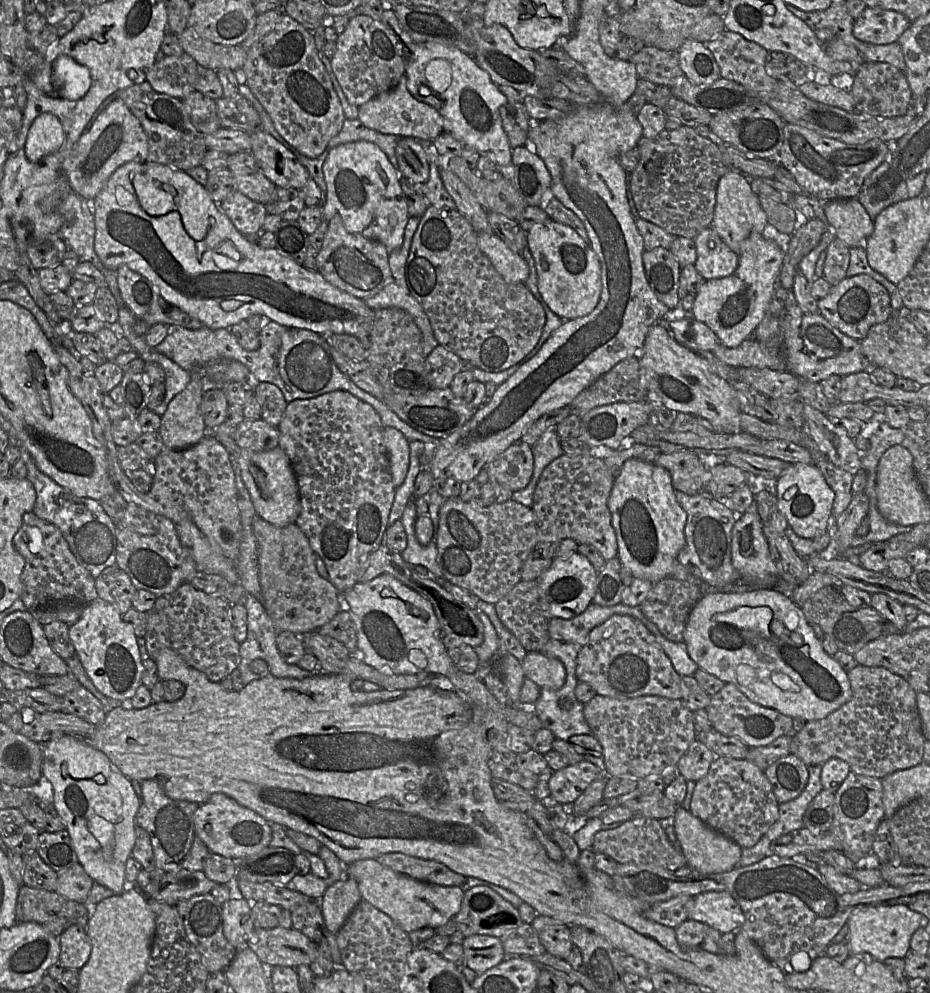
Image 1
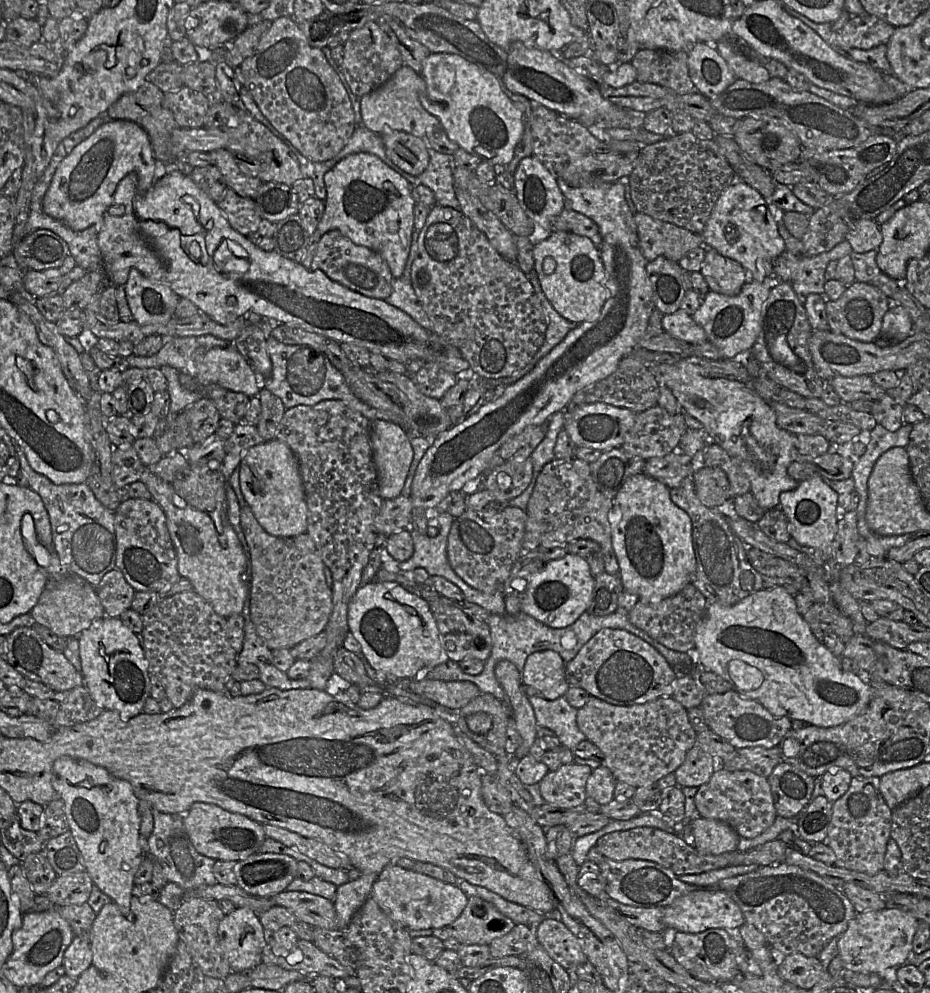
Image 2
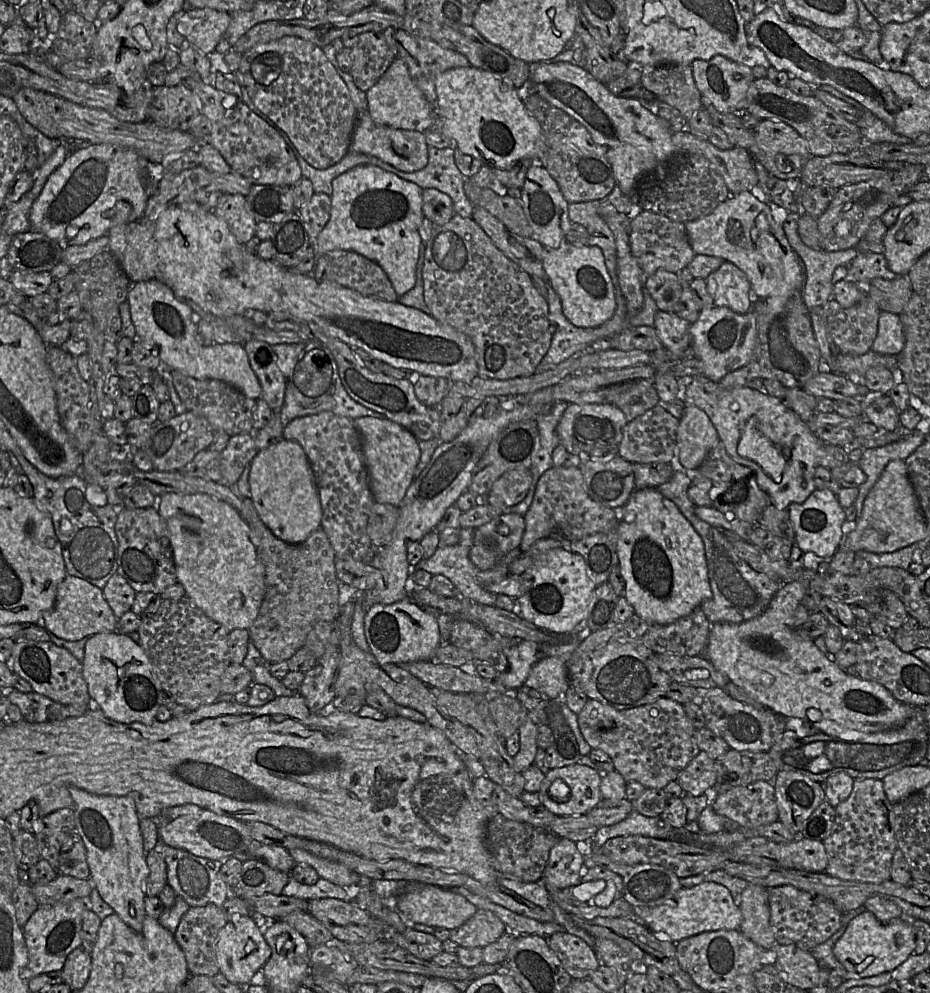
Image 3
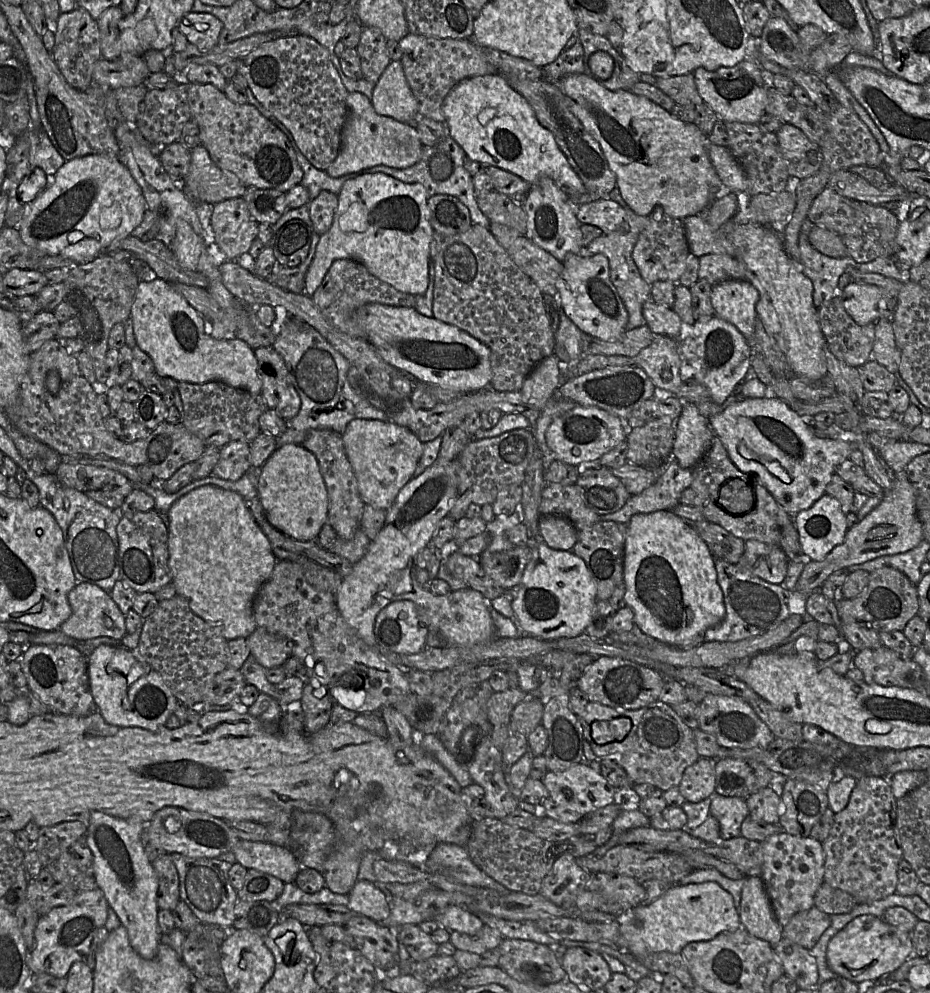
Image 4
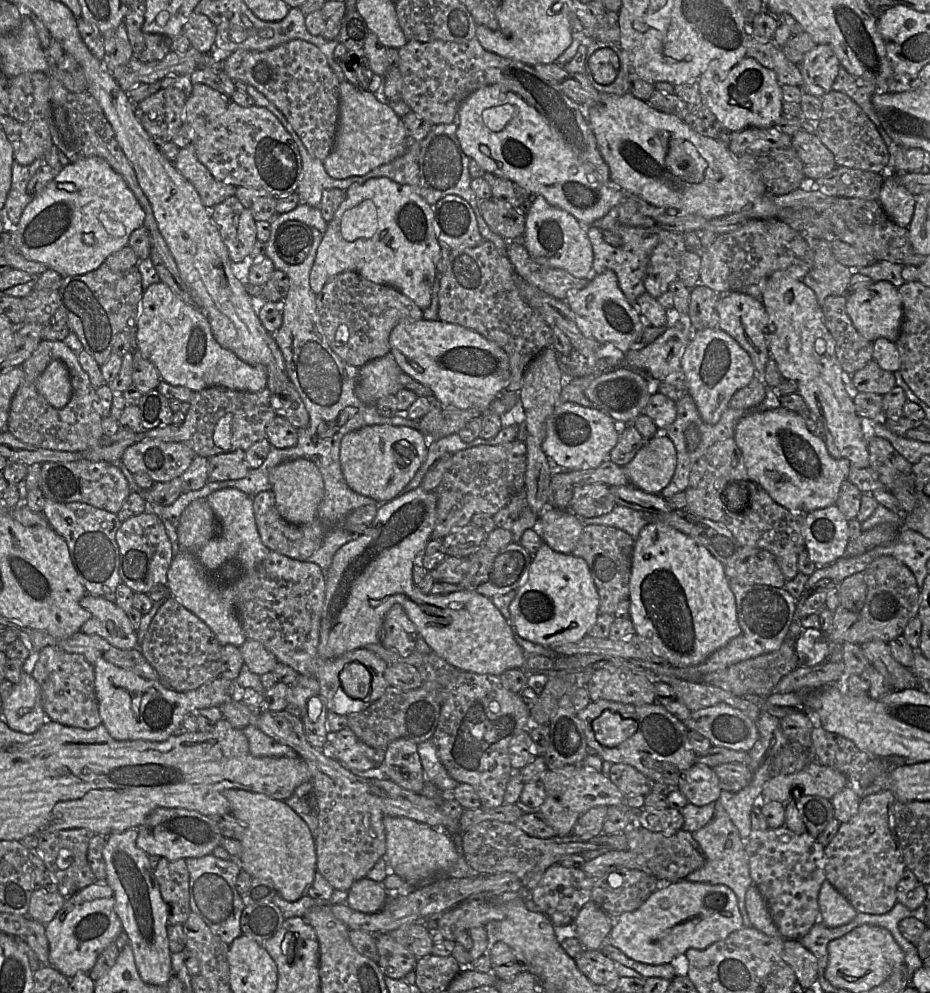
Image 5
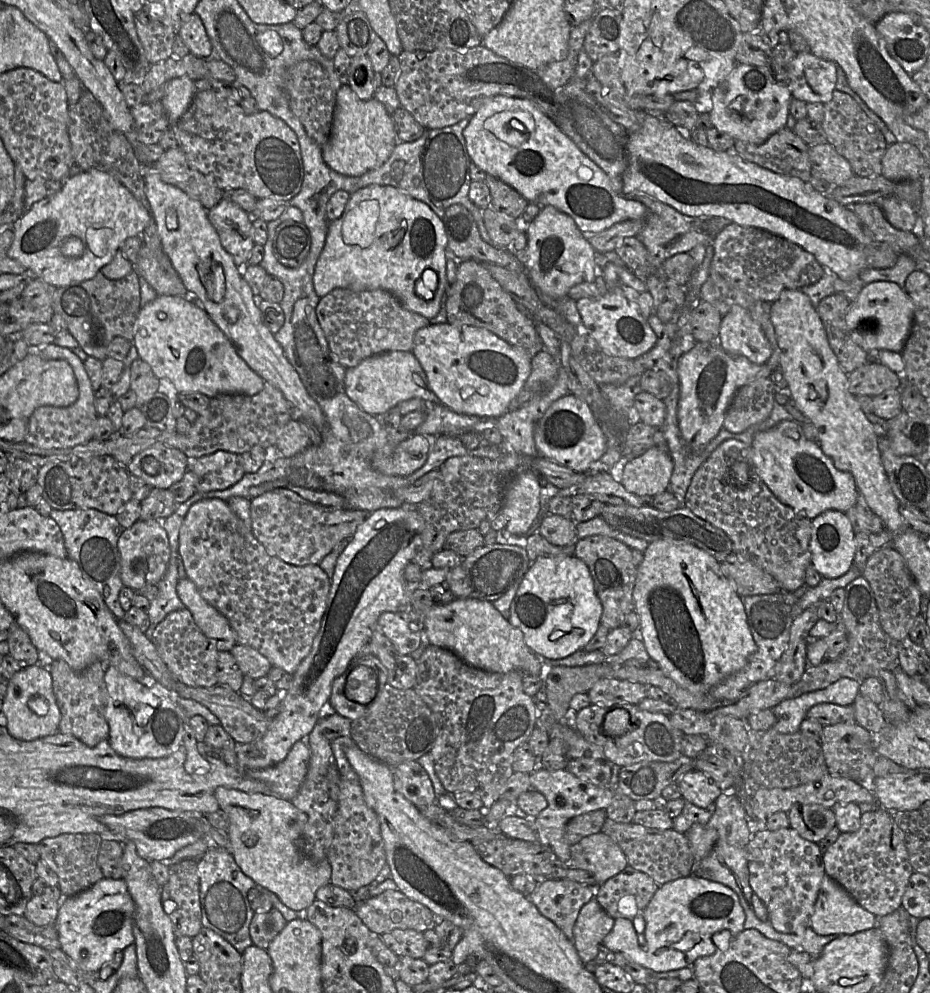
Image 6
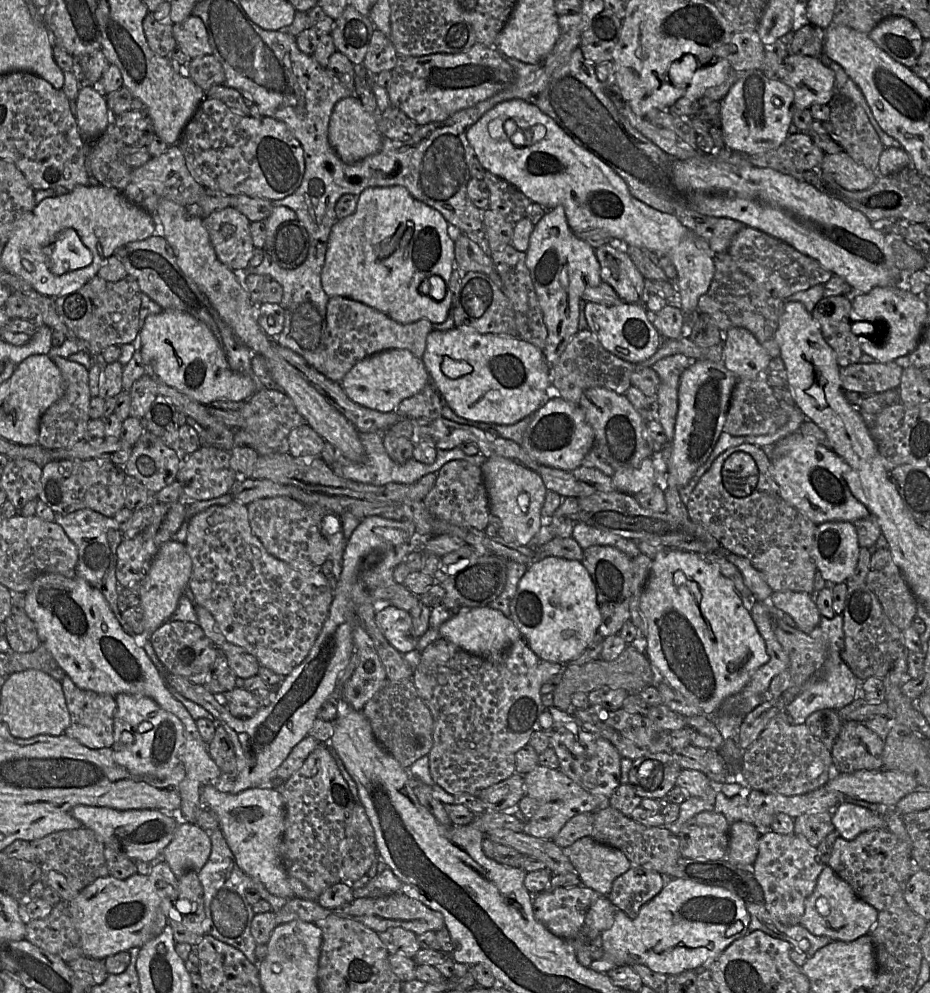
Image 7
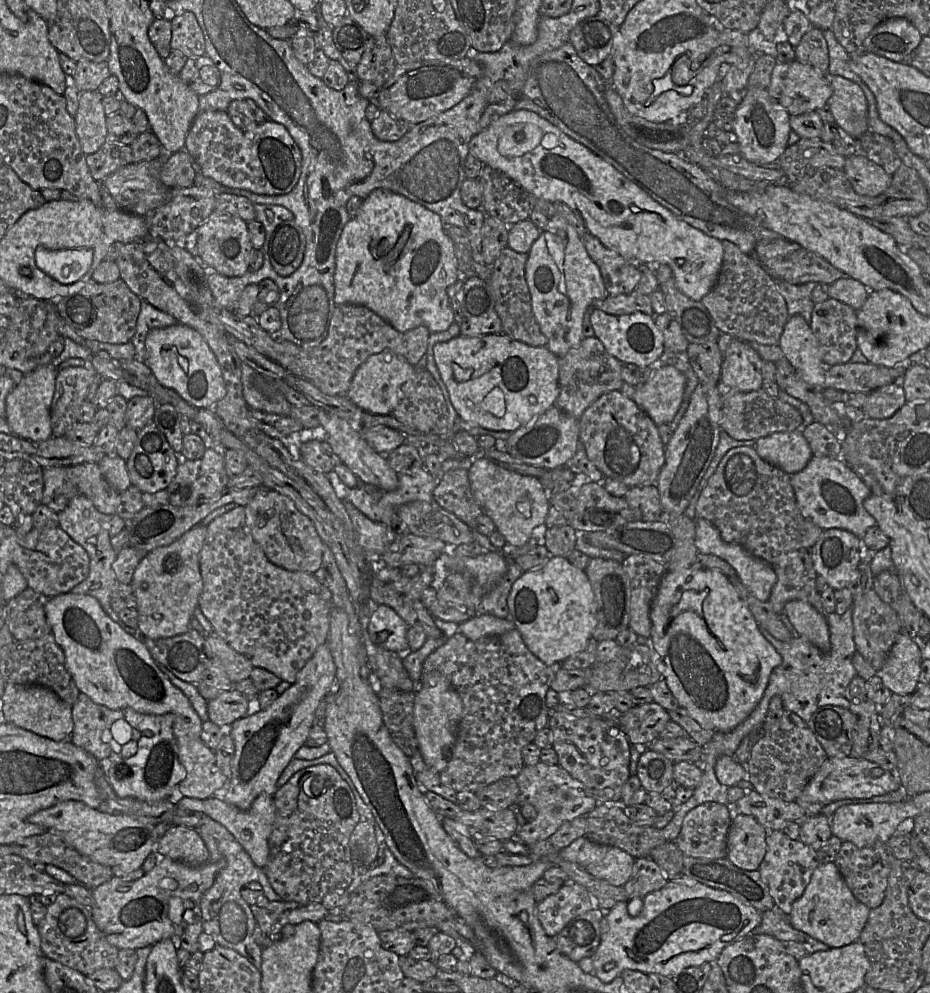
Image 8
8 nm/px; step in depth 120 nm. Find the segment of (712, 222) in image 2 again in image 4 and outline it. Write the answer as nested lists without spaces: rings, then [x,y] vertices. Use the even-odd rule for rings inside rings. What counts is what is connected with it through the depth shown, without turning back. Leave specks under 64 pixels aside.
[[[703,214],[691,215],[683,219],[685,236],[690,253],[701,257],[706,254],[726,254],[742,260],[747,269],[747,281],[759,292],[756,312],[766,333],[784,355],[794,376],[801,376],[810,381],[819,381],[827,376],[825,337],[818,321],[818,309],[813,304],[813,285],[784,250],[782,236],[770,226],[757,223],[739,224],[731,220],[717,230],[712,230]]]

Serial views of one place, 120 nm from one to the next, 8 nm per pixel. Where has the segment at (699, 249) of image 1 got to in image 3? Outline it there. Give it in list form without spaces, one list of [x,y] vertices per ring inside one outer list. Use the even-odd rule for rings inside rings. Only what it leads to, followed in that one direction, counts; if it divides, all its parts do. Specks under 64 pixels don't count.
[[[724,261],[705,280],[714,306],[727,307],[739,314],[745,314],[752,309],[751,284],[746,274],[735,264]]]

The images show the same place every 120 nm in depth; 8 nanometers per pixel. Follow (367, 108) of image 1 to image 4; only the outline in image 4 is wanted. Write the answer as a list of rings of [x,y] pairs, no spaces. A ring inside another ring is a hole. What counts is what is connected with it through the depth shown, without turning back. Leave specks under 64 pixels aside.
[[[391,60],[386,67],[374,87],[371,103],[379,115],[402,123],[416,122],[418,101],[407,82],[401,60]]]

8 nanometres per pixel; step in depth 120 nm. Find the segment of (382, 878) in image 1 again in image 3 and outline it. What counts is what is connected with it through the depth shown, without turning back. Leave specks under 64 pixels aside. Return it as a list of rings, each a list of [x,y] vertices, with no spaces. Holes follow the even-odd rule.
[[[421,884],[396,898],[397,911],[415,924],[452,930],[464,924],[477,911],[464,896],[431,884]]]

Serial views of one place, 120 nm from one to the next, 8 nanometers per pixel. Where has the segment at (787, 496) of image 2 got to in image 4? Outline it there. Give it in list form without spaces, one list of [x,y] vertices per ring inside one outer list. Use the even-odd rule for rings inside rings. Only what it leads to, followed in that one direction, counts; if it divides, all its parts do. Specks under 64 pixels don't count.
[[[824,494],[810,508],[793,516],[793,523],[799,535],[802,551],[813,561],[822,561],[836,547],[841,545],[847,534],[846,516],[839,502]]]

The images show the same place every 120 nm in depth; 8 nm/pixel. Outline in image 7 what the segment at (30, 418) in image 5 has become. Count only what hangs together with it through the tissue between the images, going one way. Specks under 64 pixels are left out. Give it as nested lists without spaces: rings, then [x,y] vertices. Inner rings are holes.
[[[60,356],[52,360],[61,372],[64,394],[40,418],[38,444],[47,449],[70,447],[84,439],[90,420],[89,409],[92,398],[88,370],[82,364]]]

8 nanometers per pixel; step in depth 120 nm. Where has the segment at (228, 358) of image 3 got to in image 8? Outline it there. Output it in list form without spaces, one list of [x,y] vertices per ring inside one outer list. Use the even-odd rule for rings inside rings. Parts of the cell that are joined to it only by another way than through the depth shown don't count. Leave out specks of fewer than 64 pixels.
[[[176,323],[154,328],[146,336],[146,364],[161,385],[178,393],[197,408],[213,409],[226,394],[222,369],[203,336],[194,328]]]

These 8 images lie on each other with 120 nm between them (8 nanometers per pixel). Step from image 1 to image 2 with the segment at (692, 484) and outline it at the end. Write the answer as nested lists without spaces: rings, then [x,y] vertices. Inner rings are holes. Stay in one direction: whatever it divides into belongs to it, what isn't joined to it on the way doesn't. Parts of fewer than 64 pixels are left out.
[[[673,451],[663,457],[646,460],[643,473],[660,481],[669,489],[678,488],[687,477],[692,476],[693,461],[679,451]]]

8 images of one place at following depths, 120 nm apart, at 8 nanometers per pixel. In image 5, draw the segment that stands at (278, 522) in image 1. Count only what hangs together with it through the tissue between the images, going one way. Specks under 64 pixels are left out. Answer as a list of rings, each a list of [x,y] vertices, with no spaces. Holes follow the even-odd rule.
[[[299,458],[281,463],[270,471],[269,481],[276,508],[285,521],[304,525],[317,519],[318,509],[324,498],[324,482],[319,469],[312,461]]]

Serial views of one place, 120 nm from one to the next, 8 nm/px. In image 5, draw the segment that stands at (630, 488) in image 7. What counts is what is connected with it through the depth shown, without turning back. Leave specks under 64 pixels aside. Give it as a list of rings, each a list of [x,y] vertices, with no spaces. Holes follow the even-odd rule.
[[[658,433],[646,441],[623,470],[631,485],[646,493],[660,495],[670,483],[676,466],[673,442],[664,433]]]

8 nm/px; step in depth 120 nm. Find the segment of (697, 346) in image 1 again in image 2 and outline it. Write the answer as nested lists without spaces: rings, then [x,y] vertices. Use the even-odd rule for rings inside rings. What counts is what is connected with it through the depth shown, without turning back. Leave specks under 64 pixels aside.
[[[680,309],[673,314],[663,316],[662,328],[672,337],[691,345],[707,341],[704,329],[694,321],[692,316]]]

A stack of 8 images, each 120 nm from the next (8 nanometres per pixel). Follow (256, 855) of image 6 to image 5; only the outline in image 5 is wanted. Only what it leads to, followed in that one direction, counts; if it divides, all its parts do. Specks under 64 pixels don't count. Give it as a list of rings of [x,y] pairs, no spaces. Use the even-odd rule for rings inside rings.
[[[226,789],[223,795],[231,806],[231,814],[244,828],[240,839],[242,853],[239,865],[253,878],[271,881],[277,892],[287,901],[297,901],[306,894],[317,872],[317,854],[315,839],[305,821],[285,801],[271,798],[262,793],[255,793],[241,789]]]

